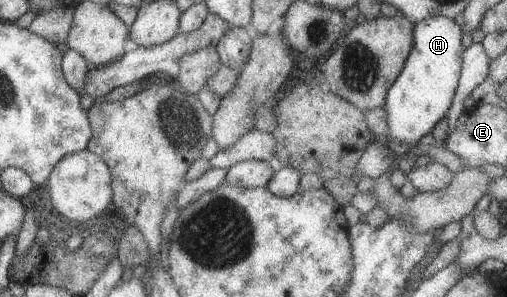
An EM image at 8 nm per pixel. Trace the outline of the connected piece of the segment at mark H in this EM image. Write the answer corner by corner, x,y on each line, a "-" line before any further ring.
434,16
413,23
412,49
406,56
399,76
397,76
395,82
391,84
386,92
386,101
383,109
386,112
388,136
383,138
384,141
395,139
415,145
419,138
432,130
435,123
439,122
443,116
446,116
453,93
458,85
463,51
461,28
453,19

